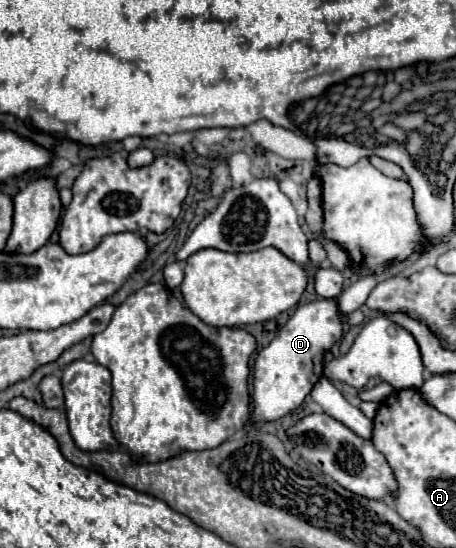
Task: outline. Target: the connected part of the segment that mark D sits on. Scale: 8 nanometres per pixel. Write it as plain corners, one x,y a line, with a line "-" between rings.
318,299
300,305
280,329
278,337
256,357
254,373
254,407
258,421
274,421
300,407
304,397
324,371
324,351
342,337
338,307
332,299

